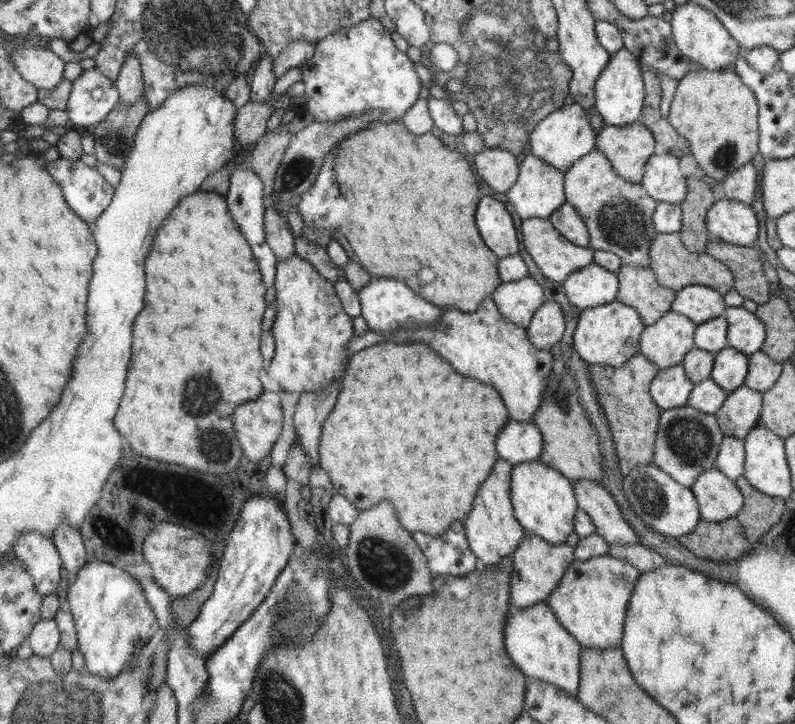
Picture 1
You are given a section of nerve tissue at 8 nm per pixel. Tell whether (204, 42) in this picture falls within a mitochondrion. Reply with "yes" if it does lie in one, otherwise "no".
yes

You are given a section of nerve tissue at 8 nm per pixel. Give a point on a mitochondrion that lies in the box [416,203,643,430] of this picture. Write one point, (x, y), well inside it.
(560, 394)

